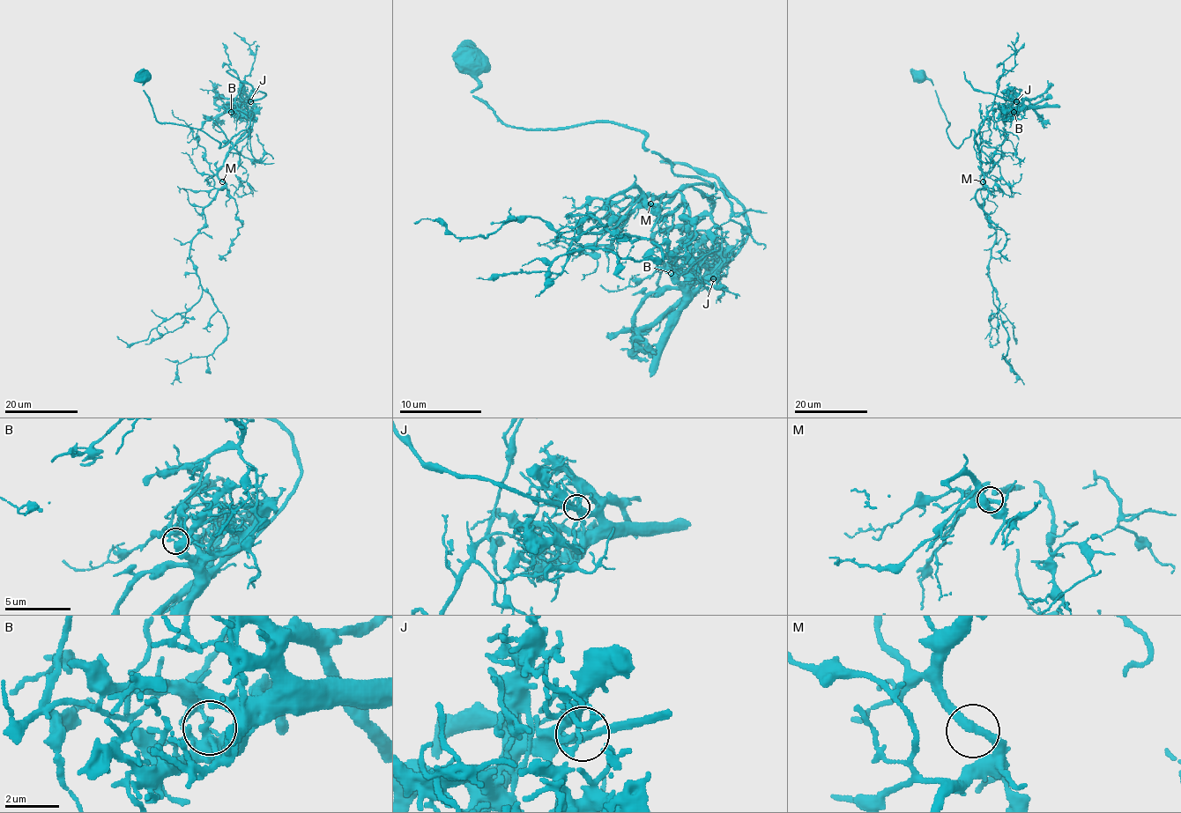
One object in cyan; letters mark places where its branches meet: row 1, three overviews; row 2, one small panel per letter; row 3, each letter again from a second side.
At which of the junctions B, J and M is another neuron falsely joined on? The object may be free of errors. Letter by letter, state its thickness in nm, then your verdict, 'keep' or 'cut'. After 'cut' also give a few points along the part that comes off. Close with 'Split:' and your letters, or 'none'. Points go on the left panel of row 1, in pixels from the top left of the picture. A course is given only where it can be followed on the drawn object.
B: 280 nm thick; cut; foreign part runs (231, 112), (265, 93), (226, 71)
J: 300 nm thick; keep
M: 320 nm thick; keep
Split: B

